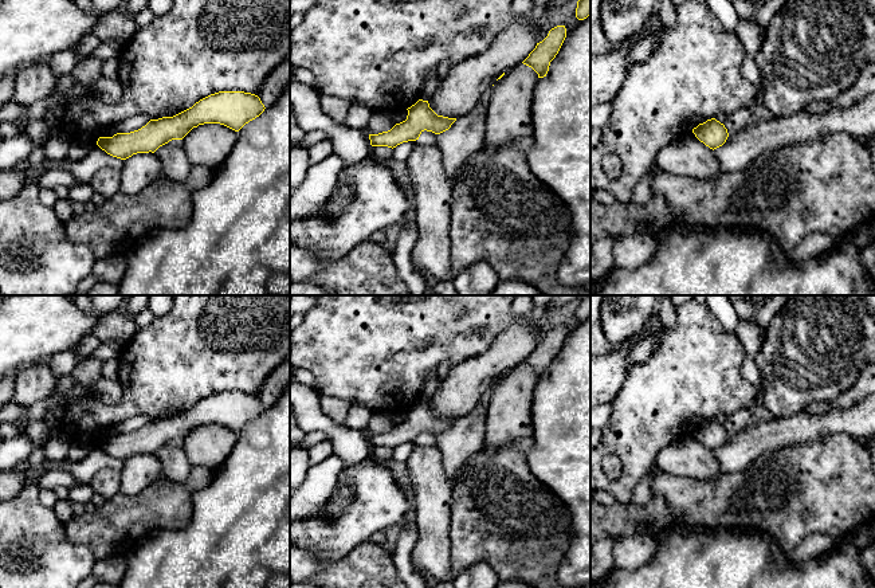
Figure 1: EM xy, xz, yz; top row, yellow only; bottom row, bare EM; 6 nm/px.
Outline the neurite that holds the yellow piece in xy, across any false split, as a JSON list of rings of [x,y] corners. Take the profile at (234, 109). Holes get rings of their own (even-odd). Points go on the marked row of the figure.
[[[219,91],[173,117],[150,119],[138,130],[99,137],[97,145],[107,154],[126,160],[137,153],[154,153],[172,140],[183,140],[199,125],[220,124],[239,132],[246,124],[259,117],[264,109],[255,94]]]

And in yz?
[[[715,118],[699,124],[697,128],[692,129],[692,133],[701,142],[703,142],[713,150],[722,146],[729,137],[725,125]]]

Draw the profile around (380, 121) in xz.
[[[373,111],[372,118],[366,126],[366,132],[369,134],[378,134],[391,130],[393,126],[395,124],[387,111]]]

